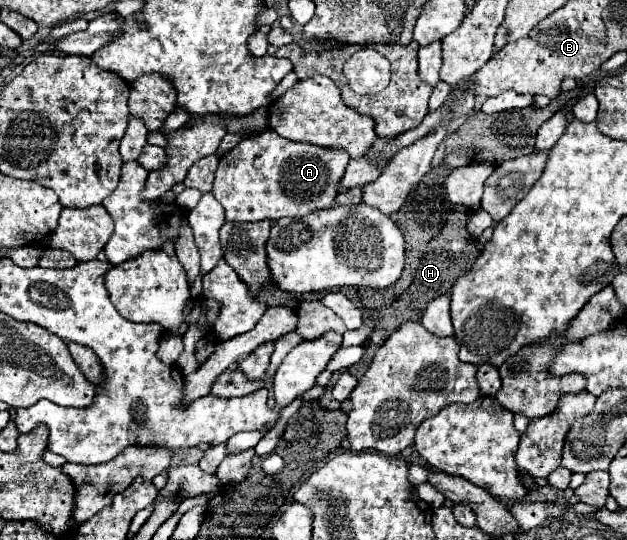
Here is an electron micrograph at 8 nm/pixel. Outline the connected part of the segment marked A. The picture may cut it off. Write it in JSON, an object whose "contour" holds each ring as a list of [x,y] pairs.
{"contour":[[[268,128],[264,132],[258,132],[258,134],[252,134],[252,136],[246,136],[242,138],[242,142],[238,142],[230,152],[222,154],[220,156],[220,164],[218,164],[218,170],[216,170],[216,178],[214,178],[214,186],[212,186],[212,194],[214,198],[222,204],[224,212],[226,212],[226,220],[228,222],[256,222],[256,220],[280,220],[284,216],[292,216],[292,218],[302,218],[302,216],[308,216],[316,210],[326,210],[330,206],[336,204],[336,194],[340,192],[340,180],[344,176],[344,170],[348,166],[348,160],[350,156],[344,152],[344,150],[330,150],[330,148],[322,148],[322,146],[314,146],[314,144],[308,144],[308,142],[292,142],[292,140],[286,140],[282,136],[276,134],[276,130]]]}

